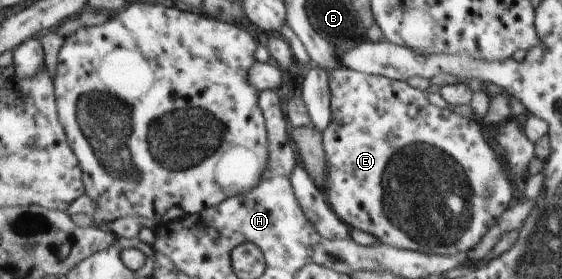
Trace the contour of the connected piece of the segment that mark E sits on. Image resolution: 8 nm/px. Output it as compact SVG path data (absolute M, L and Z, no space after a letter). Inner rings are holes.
M345 68L335 69L327 74L332 118L325 130L320 132L324 152L324 183L322 185L327 195L327 202L330 202L335 214L338 214L339 218L347 223L347 226L367 232L375 237L377 243L396 249L445 256L455 253L465 254L473 249L489 232L490 226L493 226L494 222L506 212L507 204L511 200L509 180L505 172L501 170L501 162L491 150L491 146L487 148L487 142L481 136L481 128L475 122L465 120L464 117L453 113L451 108L439 109L429 104L425 92L412 88L405 81L396 81L379 75L365 75L362 72Z

